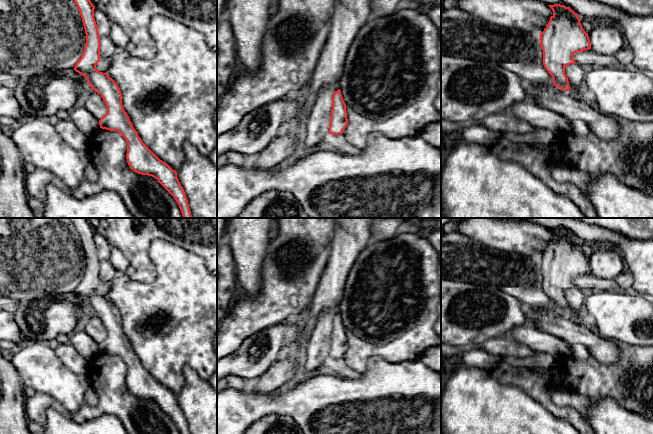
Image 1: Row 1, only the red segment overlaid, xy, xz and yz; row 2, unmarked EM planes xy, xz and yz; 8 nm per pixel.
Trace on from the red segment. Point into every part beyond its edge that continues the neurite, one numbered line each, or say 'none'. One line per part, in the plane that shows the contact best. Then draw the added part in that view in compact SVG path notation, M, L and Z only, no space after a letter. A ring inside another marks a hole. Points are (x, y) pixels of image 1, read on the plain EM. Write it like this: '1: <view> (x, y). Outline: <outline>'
none

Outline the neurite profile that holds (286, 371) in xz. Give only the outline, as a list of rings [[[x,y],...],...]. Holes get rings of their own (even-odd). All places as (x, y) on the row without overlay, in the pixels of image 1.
[[[297,356],[278,359],[265,373],[252,382],[256,394],[268,394],[282,385],[290,385],[302,374],[302,361]]]

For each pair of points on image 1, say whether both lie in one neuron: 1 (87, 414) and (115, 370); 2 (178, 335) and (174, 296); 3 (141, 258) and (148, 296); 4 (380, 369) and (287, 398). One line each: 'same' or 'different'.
1: same
2: same
3: different
4: same

